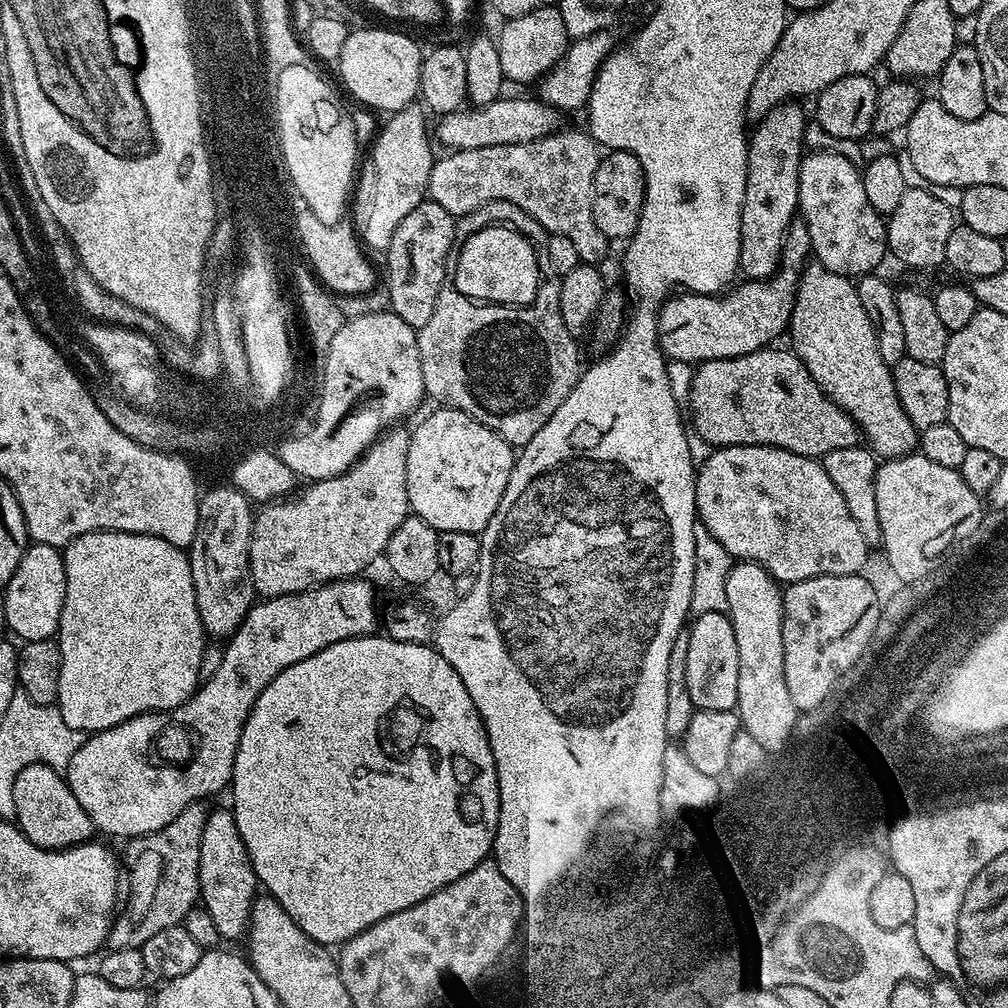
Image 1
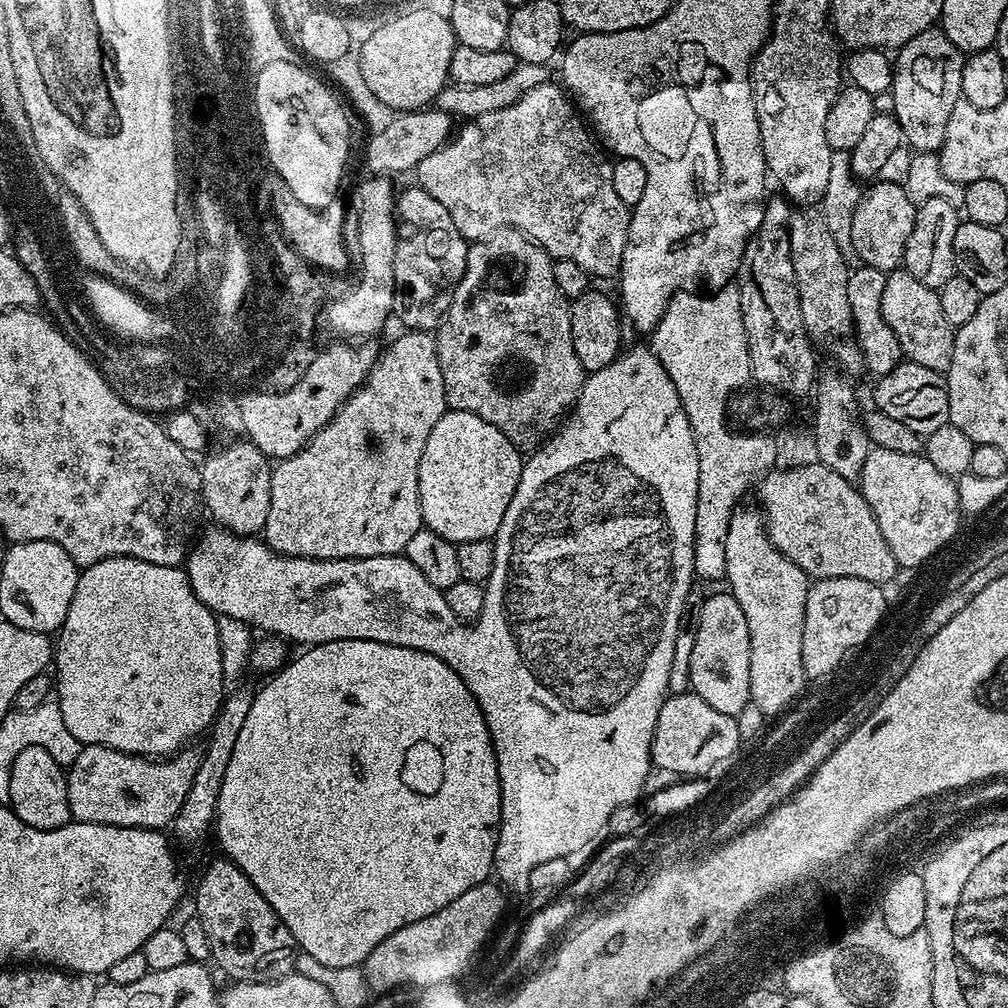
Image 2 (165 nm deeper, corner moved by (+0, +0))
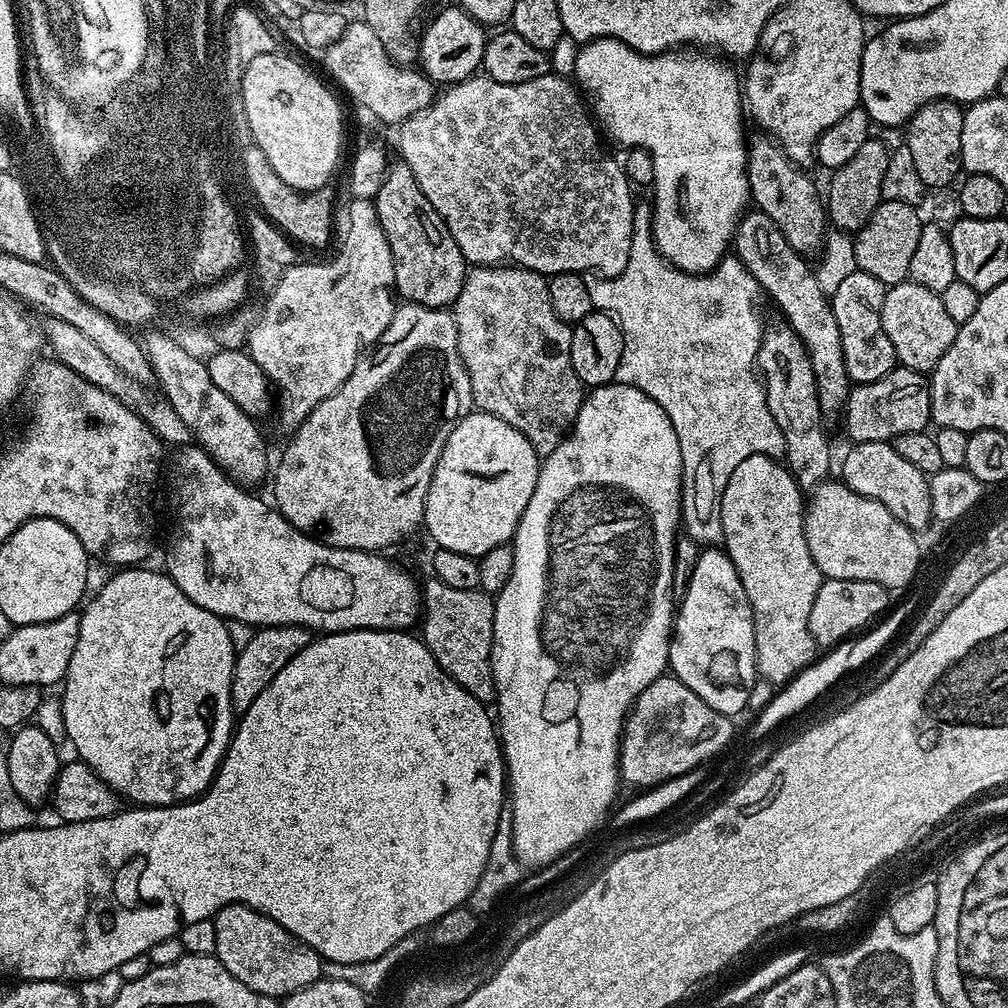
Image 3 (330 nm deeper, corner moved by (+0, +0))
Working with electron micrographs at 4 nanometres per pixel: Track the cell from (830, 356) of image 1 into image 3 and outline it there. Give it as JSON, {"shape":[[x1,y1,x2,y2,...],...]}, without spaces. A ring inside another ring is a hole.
{"shape":[[759,135,753,140,751,137,748,144,747,173,751,203,768,215,778,230,782,230,786,242,790,242,795,252,809,254,816,247,817,251,825,243,826,229,830,224,821,189,820,192,816,189,815,182,804,173,807,171,795,164,775,140]]}

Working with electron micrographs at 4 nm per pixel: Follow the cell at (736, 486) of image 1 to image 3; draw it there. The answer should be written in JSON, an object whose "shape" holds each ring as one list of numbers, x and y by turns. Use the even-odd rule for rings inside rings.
{"shape":[[829,478,817,488,811,489,804,509,804,529,806,546,810,546,810,554,818,566,821,577,830,580,878,582,878,586,895,590,904,587,907,589,921,571,917,533,907,528,898,518,894,518,894,514,890,514,890,510,886,510,882,502,850,490,839,479]]}

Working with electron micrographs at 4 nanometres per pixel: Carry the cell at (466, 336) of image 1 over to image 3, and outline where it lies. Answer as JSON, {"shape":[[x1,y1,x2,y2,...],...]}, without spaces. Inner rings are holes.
{"shape":[[476,266,464,277,462,294,454,305,458,326,458,350,470,374,472,403,479,411,489,412,502,422,510,422,532,443,536,453,549,456,572,430,586,395,586,386,574,374,570,362,569,324,562,322,550,306,547,279,539,272,519,266]]}

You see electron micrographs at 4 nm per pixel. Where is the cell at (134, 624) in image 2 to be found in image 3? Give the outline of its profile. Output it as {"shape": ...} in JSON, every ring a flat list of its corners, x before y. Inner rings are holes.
{"shape":[[128,566,117,576,112,576,100,588,100,593,89,599,79,613,80,626,78,628,78,642,74,646,74,654,70,654,70,666,66,670,62,681,64,701,60,704,60,712,64,715,64,732,68,735,67,743,77,754,79,763,90,766,102,782,106,782,116,792,117,797,124,796,136,806,151,806,162,808,169,804,183,804,185,800,195,800,207,792,220,763,232,741,234,731,234,713,230,698,230,682,234,674,234,662,237,651,231,644,230,634,227,633,225,621,210,614,210,610,202,610,163,571,151,572,148,566]]}

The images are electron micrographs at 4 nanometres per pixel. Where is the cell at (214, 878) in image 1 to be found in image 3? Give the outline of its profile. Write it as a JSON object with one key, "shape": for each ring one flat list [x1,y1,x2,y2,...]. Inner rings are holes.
{"shape":[[227,904,218,910,214,931,218,941,216,959,238,978,238,982,246,982,246,986,258,994,283,998,321,979,325,965,322,957,278,922,250,906]]}

